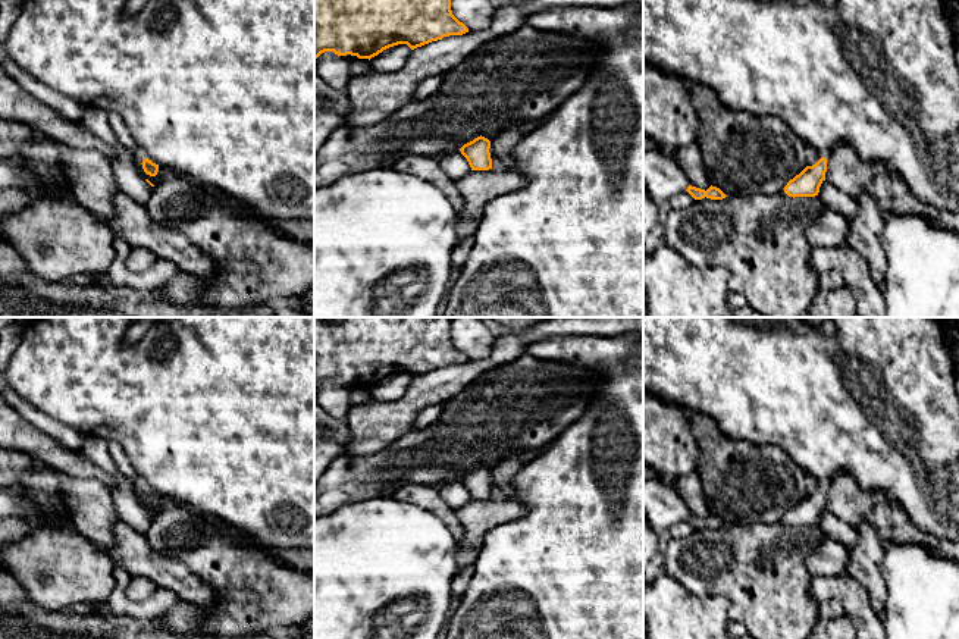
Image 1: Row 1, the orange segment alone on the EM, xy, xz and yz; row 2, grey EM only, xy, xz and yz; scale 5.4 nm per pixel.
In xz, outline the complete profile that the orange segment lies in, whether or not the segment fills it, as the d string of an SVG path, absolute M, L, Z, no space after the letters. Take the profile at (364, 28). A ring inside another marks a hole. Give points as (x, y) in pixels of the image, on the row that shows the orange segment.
M314 0L314 60L325 51L370 60L398 44L414 50L466 32L468 28L452 15L451 0Z

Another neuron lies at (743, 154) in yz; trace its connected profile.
M699 84L690 85L690 100L698 116L696 144L705 175L709 185L727 197L784 192L787 182L808 166L806 144L780 118L730 110L712 88Z

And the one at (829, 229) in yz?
M825 207L806 228L812 248L834 248L847 244L849 225L844 216Z

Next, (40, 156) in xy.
M35 134L18 153L22 165L38 179L44 200L72 200L72 185L57 142Z

